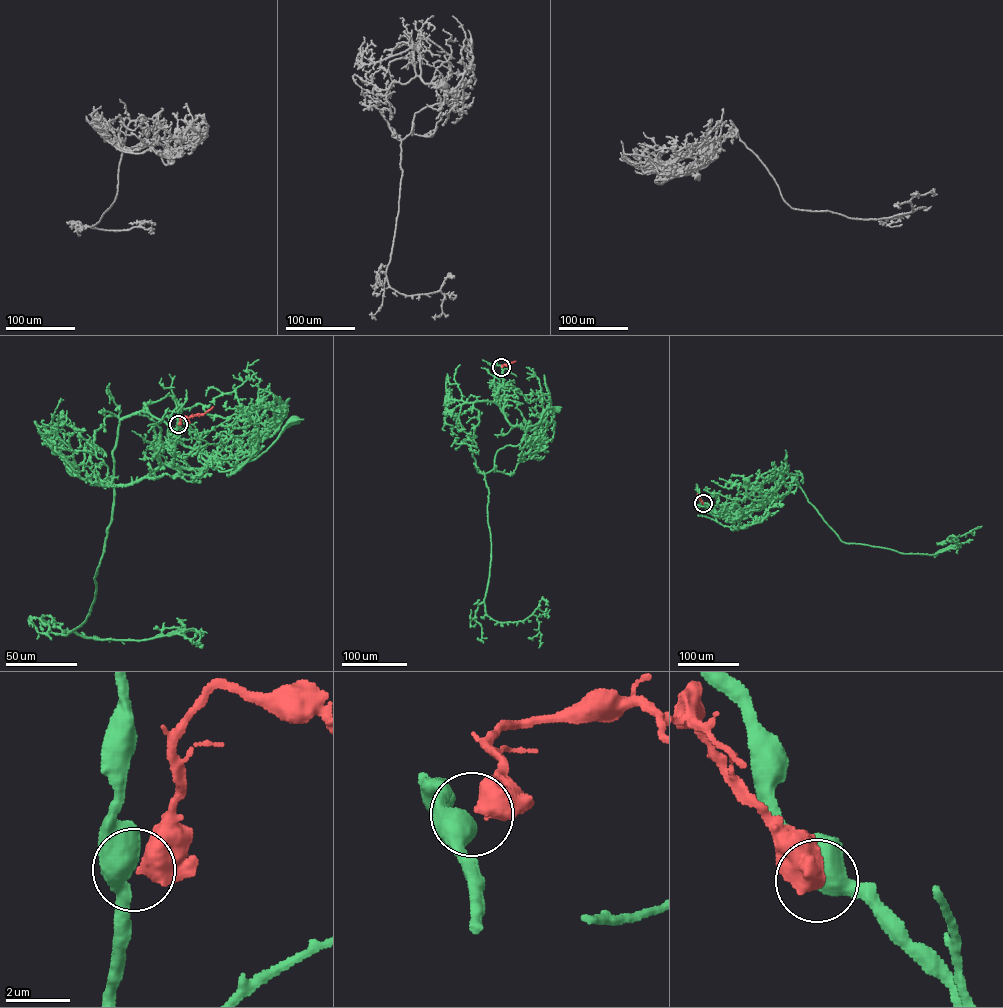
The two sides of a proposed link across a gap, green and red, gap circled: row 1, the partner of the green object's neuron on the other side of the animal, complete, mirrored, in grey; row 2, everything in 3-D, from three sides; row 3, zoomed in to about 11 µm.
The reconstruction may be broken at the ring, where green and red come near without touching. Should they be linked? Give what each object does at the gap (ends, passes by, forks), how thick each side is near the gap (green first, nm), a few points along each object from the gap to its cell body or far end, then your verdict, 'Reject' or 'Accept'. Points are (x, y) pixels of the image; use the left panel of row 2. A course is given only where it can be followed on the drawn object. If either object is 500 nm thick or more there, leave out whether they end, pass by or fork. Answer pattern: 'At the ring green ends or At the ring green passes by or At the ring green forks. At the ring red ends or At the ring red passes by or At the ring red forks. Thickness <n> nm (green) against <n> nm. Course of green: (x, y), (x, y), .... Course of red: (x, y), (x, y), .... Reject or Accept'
Thickness 700 nm (green) against 600 nm. Course of green: (178, 424), (173, 466), (168, 466), (202, 469), (214, 463), (220, 471), (227, 471), (256, 458), (293, 418). Course of red: (178, 424), (182, 416), (188, 418), (203, 414), (213, 406). Reject

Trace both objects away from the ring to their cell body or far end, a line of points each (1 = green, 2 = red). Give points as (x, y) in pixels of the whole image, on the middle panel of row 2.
1: (501, 367), (503, 413), (511, 425), (520, 425), (526, 431), (540, 422), (545, 410), (557, 409)
2: (502, 367), (515, 361)

